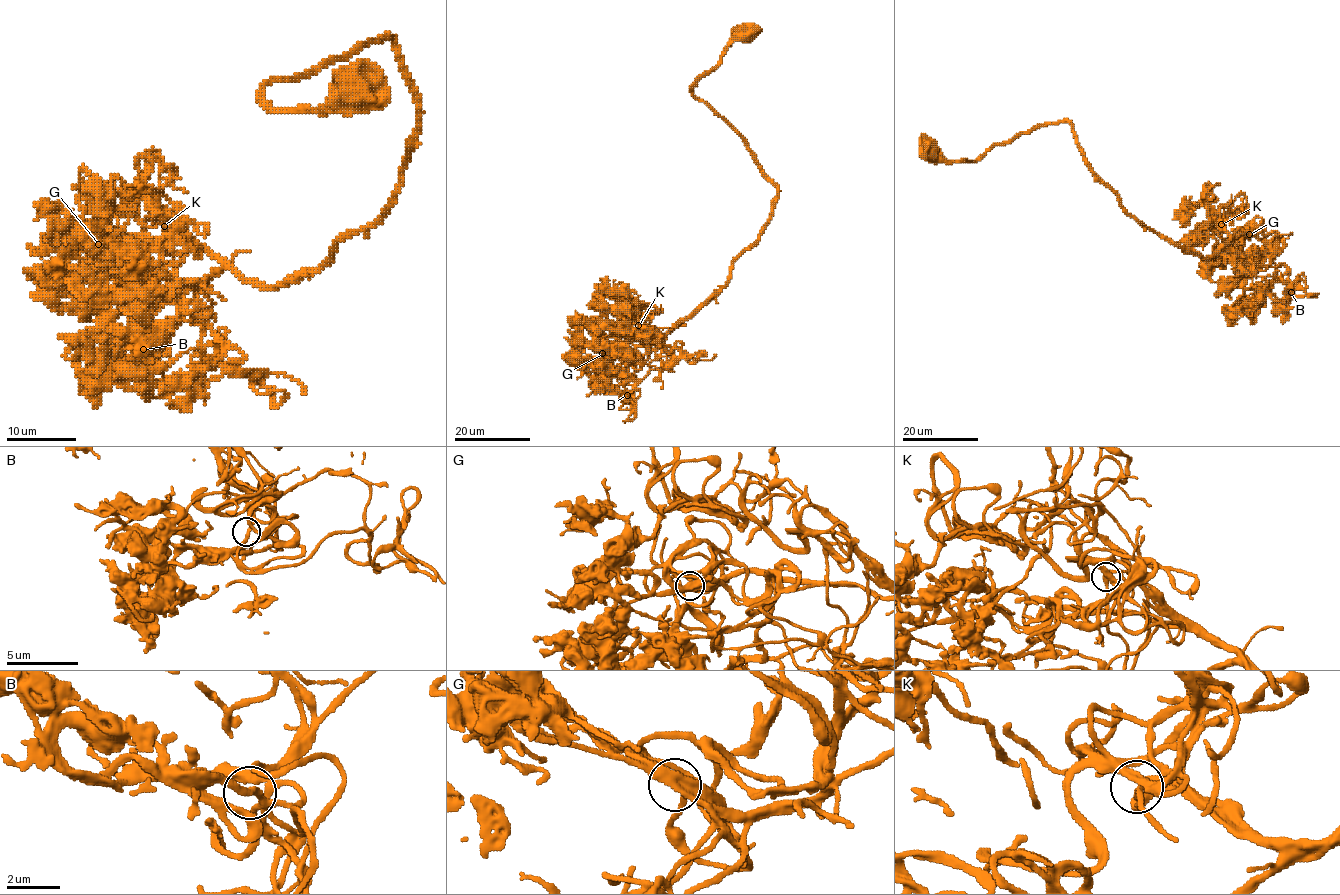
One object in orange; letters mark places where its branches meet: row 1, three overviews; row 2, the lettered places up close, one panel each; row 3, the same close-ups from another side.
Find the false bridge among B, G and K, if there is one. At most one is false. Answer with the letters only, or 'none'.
none

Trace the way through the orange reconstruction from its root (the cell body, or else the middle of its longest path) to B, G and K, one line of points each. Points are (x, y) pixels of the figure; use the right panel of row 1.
B: (930, 151), (976, 161), (1067, 121), (1084, 162), (1141, 224), (1202, 258), (1237, 251), (1291, 292)
G: (930, 151), (938, 161), (976, 161), (1035, 126), (1067, 121), (1084, 162), (1141, 224), (1202, 258), (1249, 234)
K: (930, 151), (976, 161), (1067, 121), (1084, 162), (1141, 224), (1202, 258), (1229, 240), (1221, 224)

